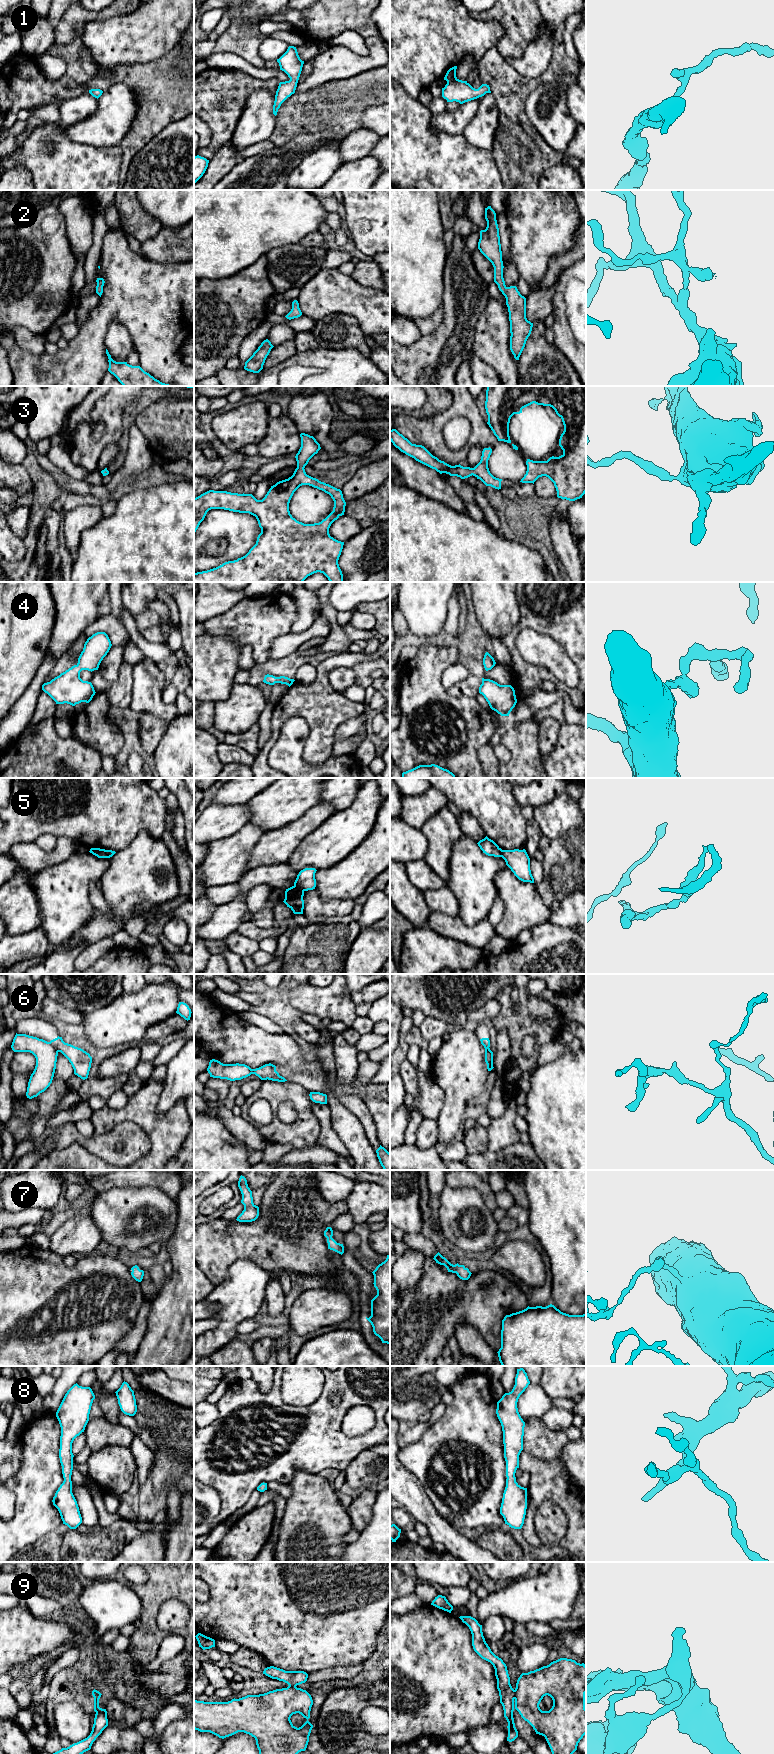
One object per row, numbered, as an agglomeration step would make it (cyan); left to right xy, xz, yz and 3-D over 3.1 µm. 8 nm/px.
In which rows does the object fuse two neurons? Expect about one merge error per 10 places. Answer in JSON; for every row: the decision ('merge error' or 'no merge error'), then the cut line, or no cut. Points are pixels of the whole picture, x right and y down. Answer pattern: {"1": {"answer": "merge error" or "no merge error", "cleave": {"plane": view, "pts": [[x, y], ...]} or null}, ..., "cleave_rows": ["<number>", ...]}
{"1": {"answer": "no merge error", "cleave": null}, "2": {"answer": "no merge error", "cleave": null}, "3": {"answer": "no merge error", "cleave": null}, "4": {"answer": "no merge error", "cleave": null}, "5": {"answer": "merge error", "cleave": {"plane": "xz", "pts": [[294, 885], [304, 890]]}}, "6": {"answer": "merge error", "cleave": {"plane": "xy", "pts": [[50, 1041], [58, 1051]]}}, "7": {"answer": "no merge error", "cleave": null}, "8": {"answer": "no merge error", "cleave": null}, "9": {"answer": "merge error", "cleave": {"plane": "yz", "pts": [[513, 1690], [514, 1698]]}}, "cleave_rows": ["5", "6", "9"]}

